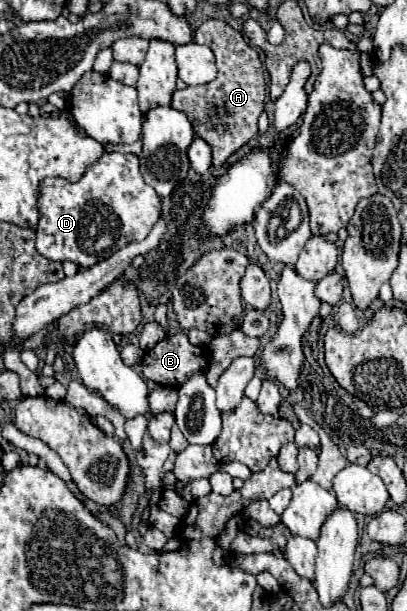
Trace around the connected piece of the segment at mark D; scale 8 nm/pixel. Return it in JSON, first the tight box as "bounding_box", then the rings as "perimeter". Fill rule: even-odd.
{"bounding_box":[37,153,161,269],"perimeter":[[[103,153],[95,163],[87,165],[77,183],[63,177],[45,177],[37,189],[37,251],[51,261],[71,261],[83,269],[109,259],[115,251],[123,249],[131,241],[143,241],[151,227],[159,221],[161,199],[153,187],[143,181],[139,171],[139,159],[131,153]]]}

